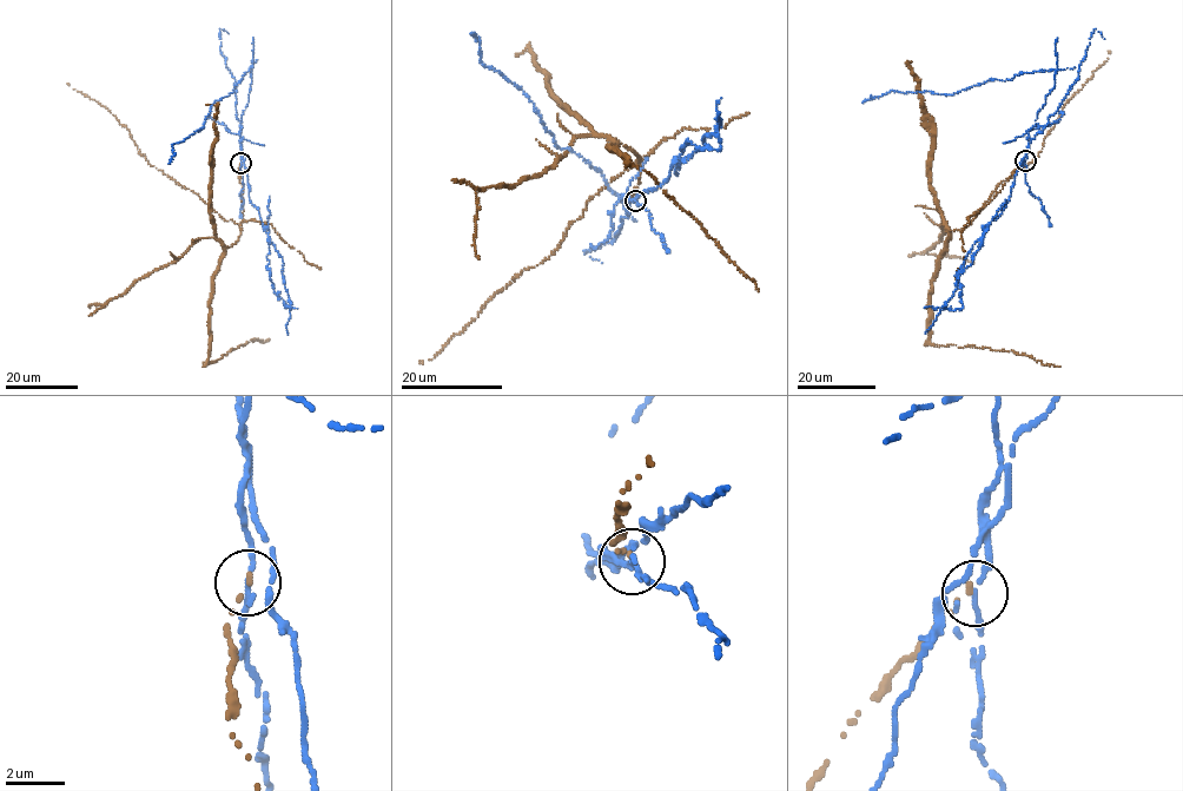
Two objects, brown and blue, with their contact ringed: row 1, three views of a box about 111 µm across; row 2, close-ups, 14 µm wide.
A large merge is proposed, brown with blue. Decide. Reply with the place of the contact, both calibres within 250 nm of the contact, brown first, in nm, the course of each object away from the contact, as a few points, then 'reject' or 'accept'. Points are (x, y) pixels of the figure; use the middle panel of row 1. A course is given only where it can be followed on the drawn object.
(635, 200) | 180/140 nm | brown via (635, 200), (632, 195), (640, 183), (640, 157), (615, 140), (615, 151), (610, 147), (648, 172), (759, 291) | blue via (635, 202), (623, 196), (628, 206), (600, 171), (555, 143), (522, 90), (482, 63), (478, 41), (469, 34) | reject

